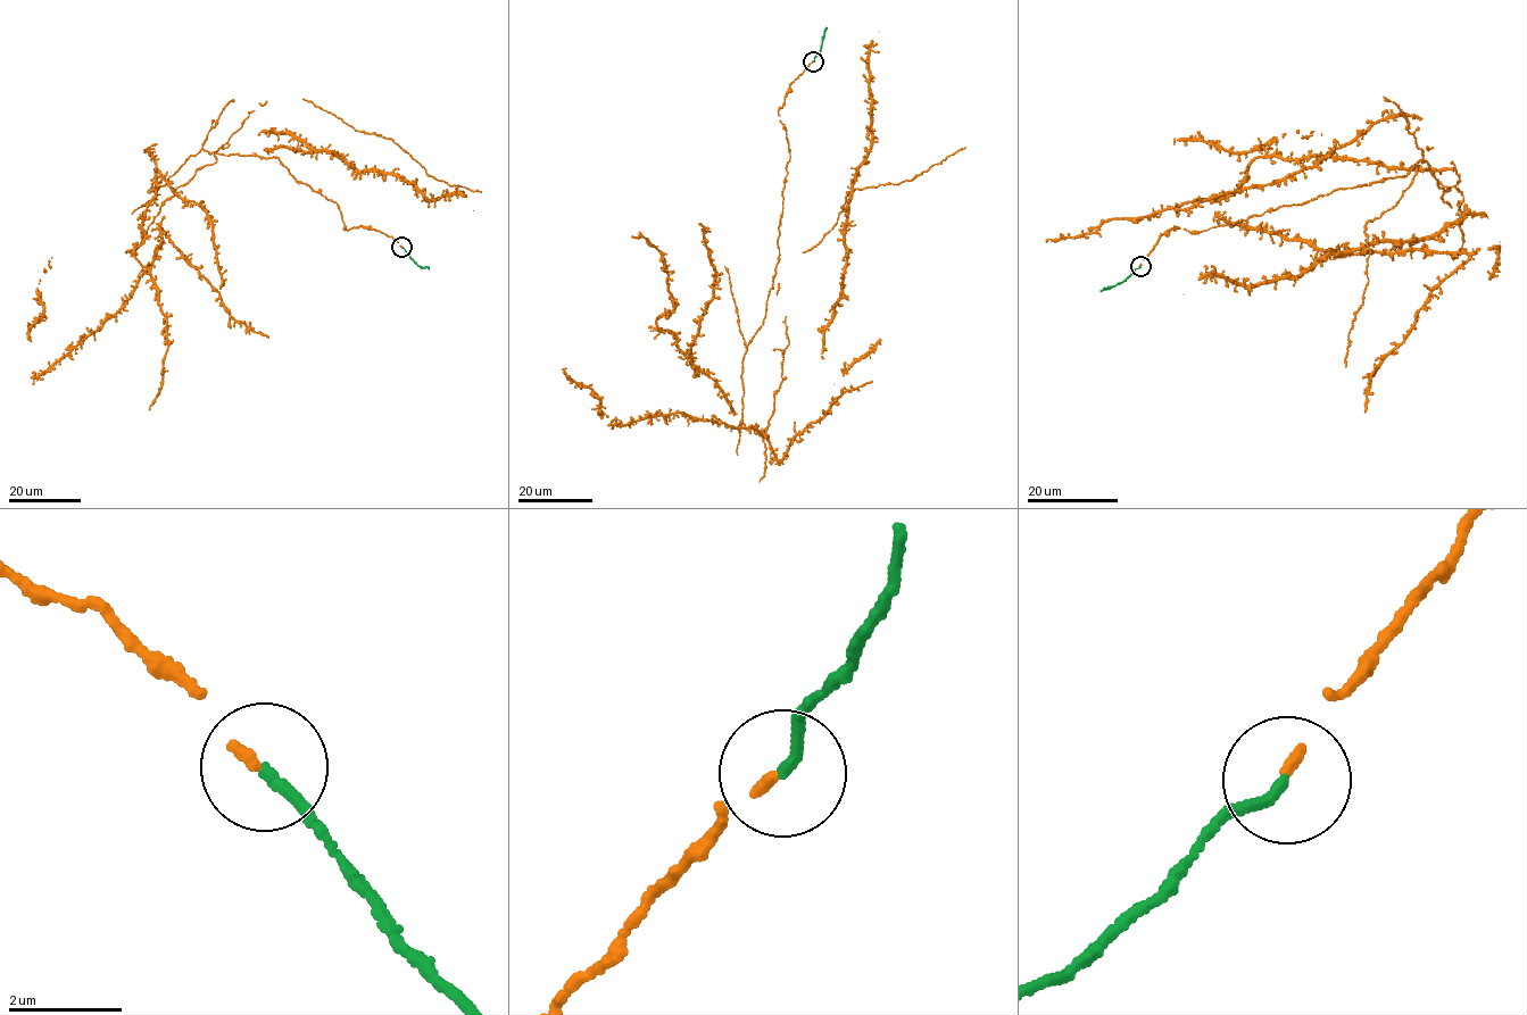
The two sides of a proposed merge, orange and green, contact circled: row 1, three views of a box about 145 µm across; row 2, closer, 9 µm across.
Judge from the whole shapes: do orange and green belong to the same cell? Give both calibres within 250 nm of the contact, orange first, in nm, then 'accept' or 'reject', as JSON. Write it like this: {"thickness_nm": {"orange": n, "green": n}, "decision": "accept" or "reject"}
{"thickness_nm": {"orange": 150, "green": 180}, "decision": "reject"}

